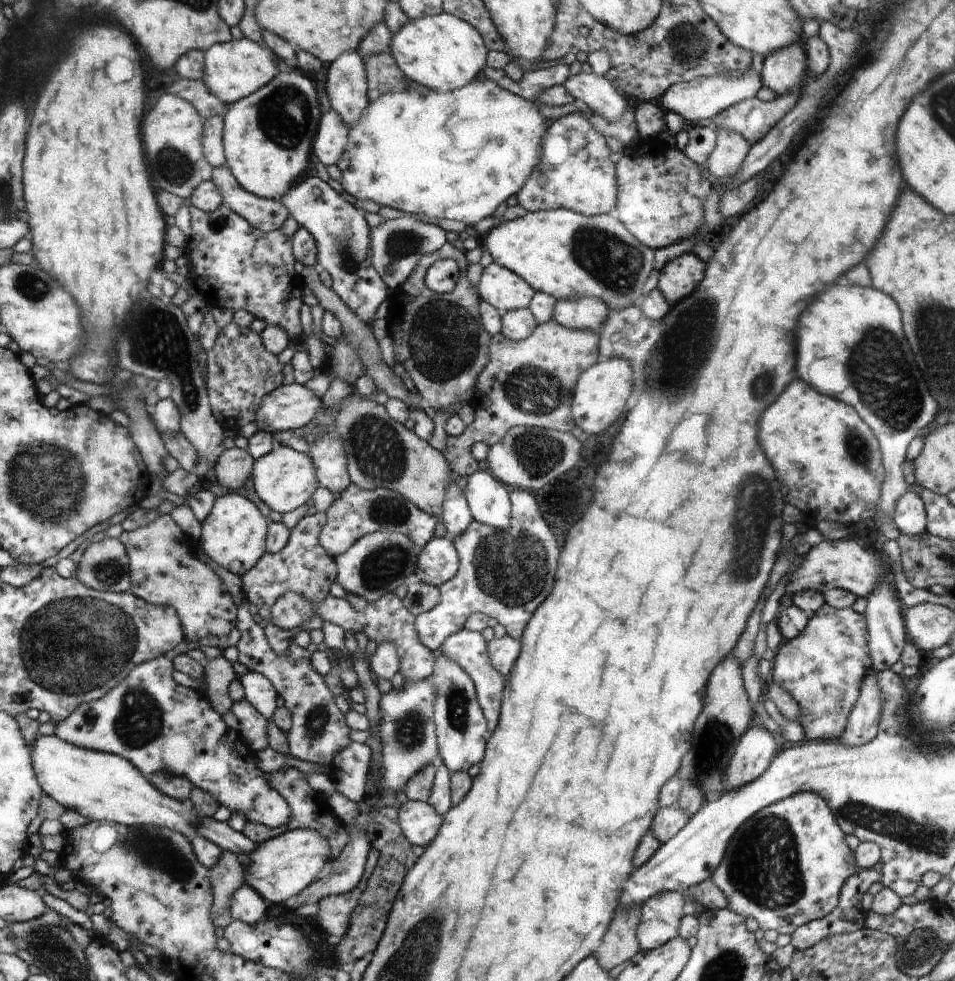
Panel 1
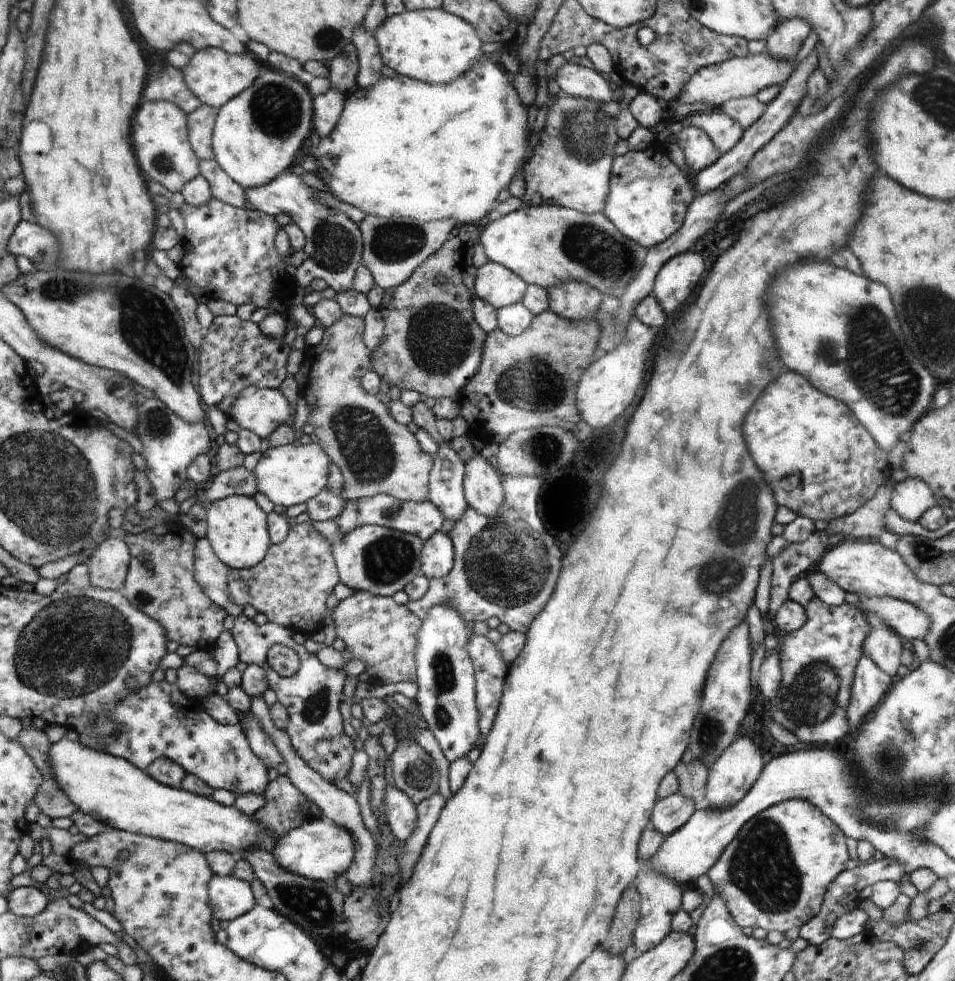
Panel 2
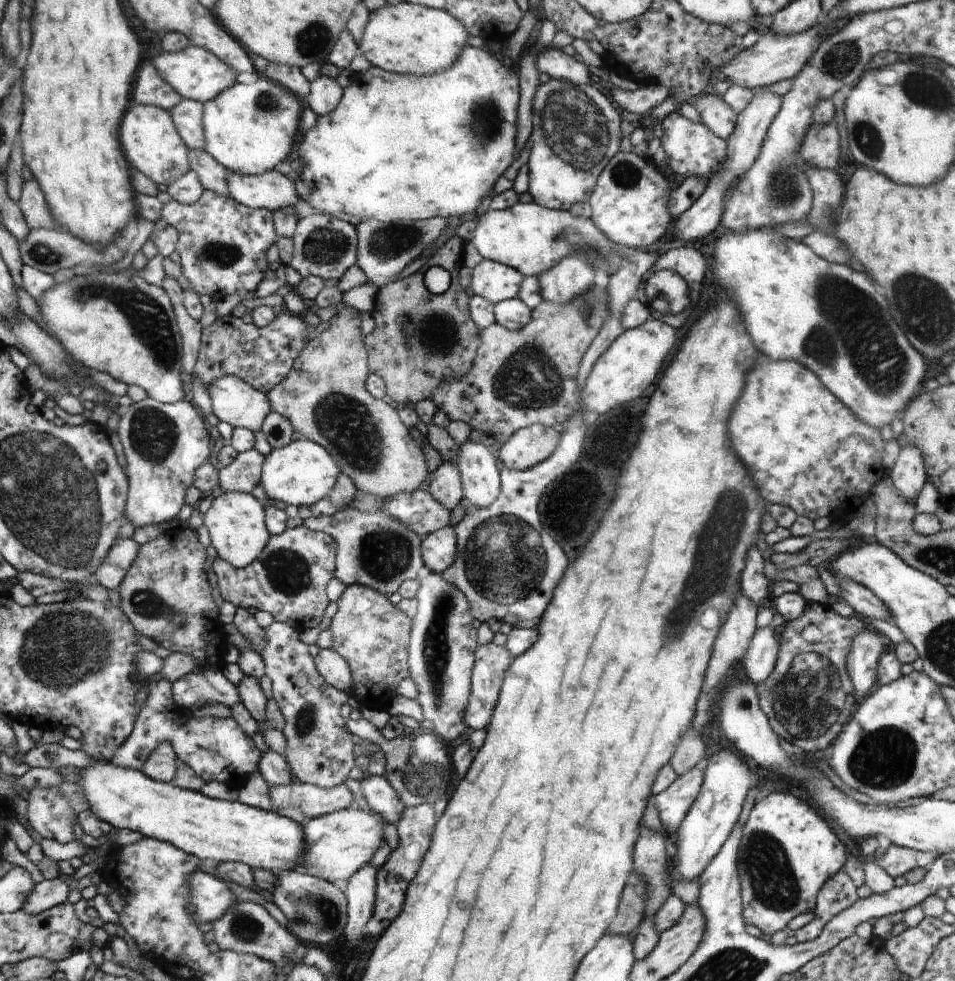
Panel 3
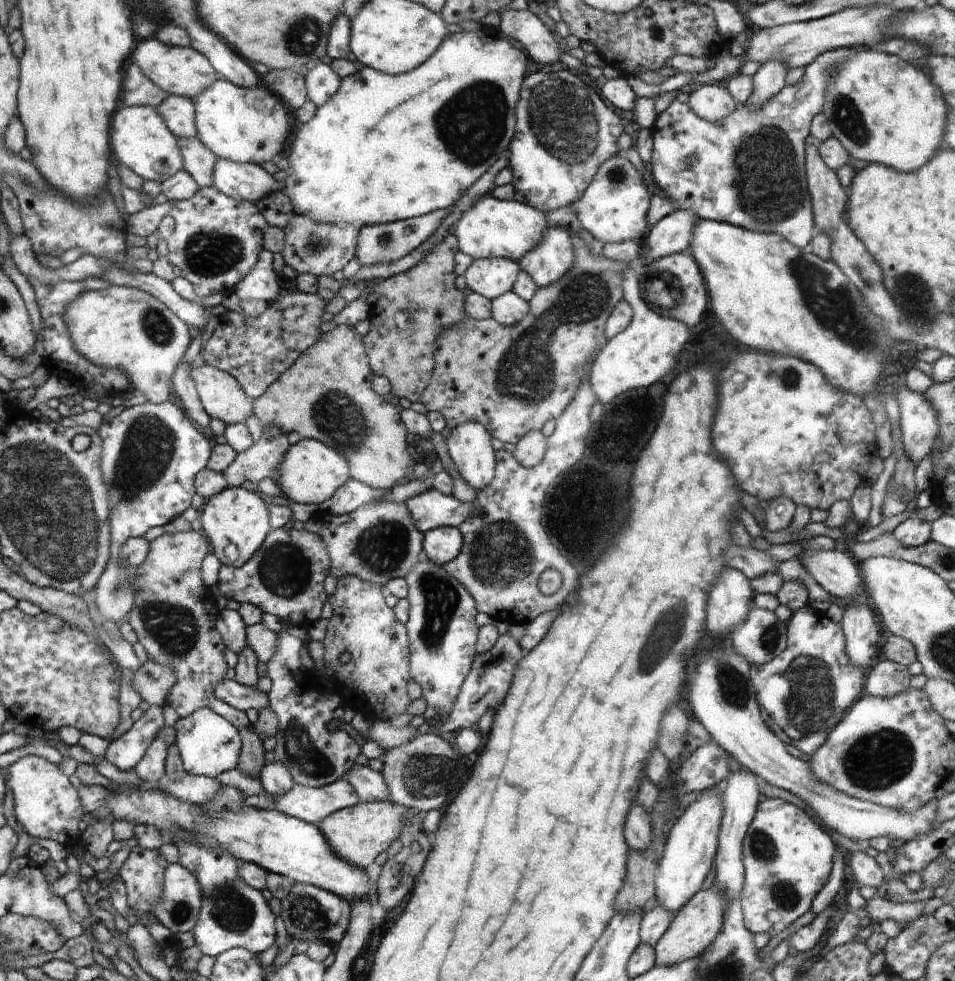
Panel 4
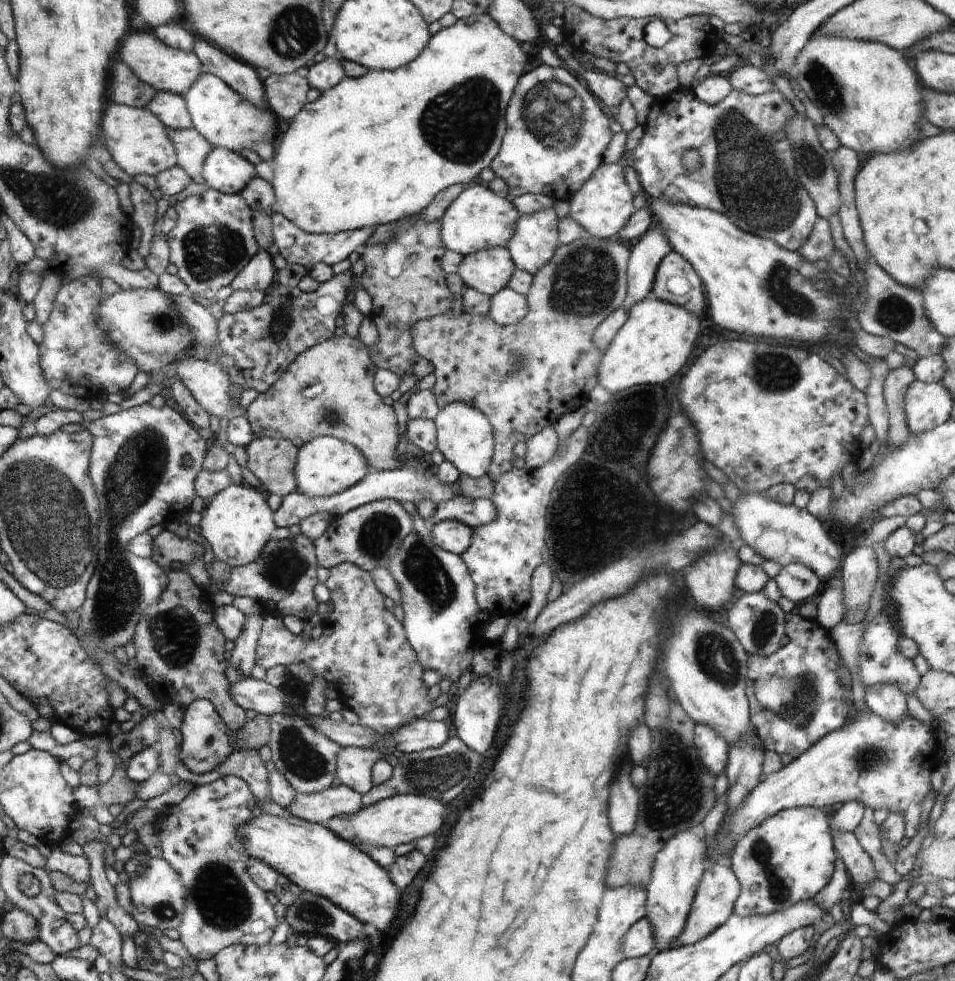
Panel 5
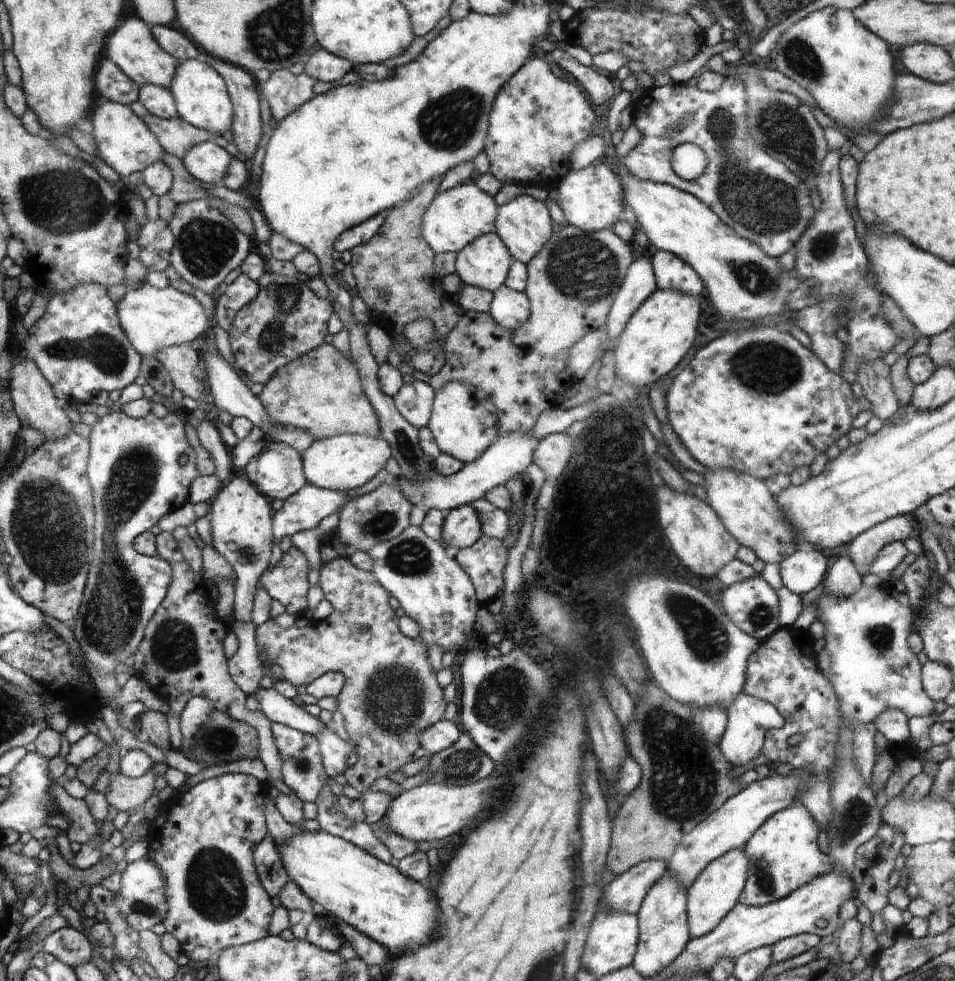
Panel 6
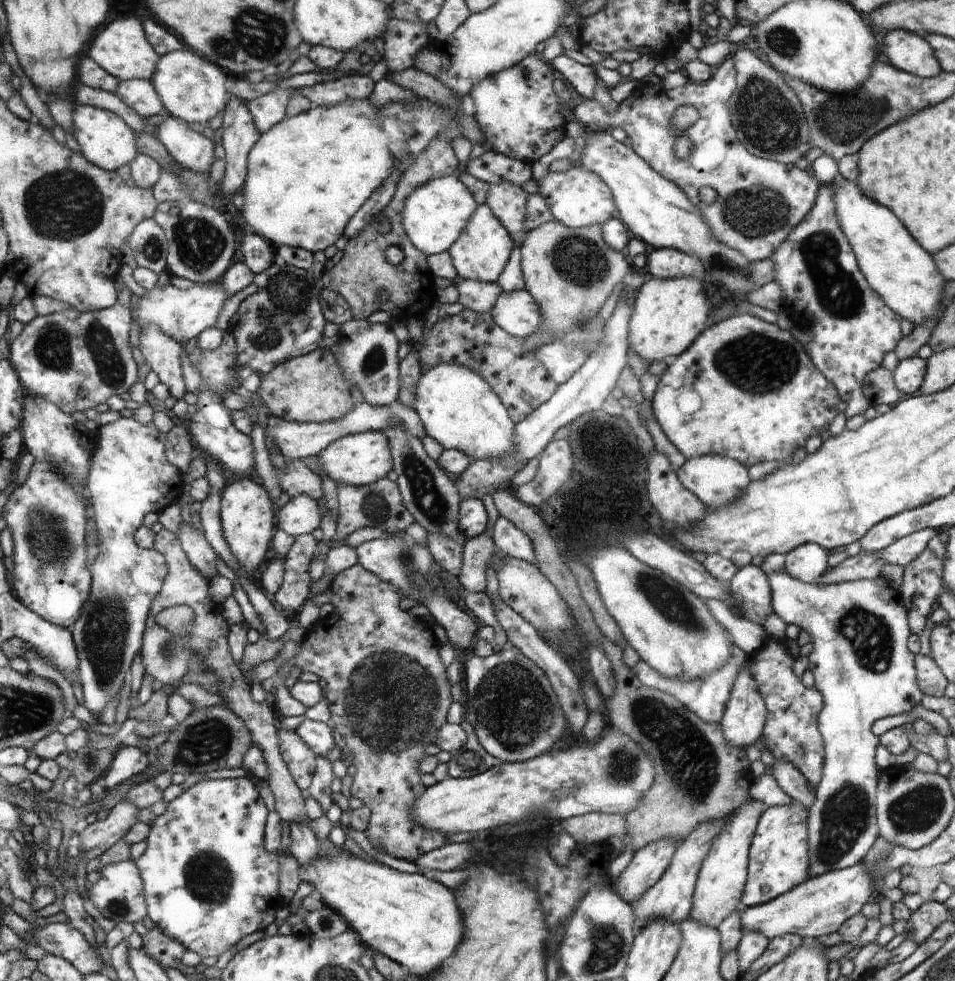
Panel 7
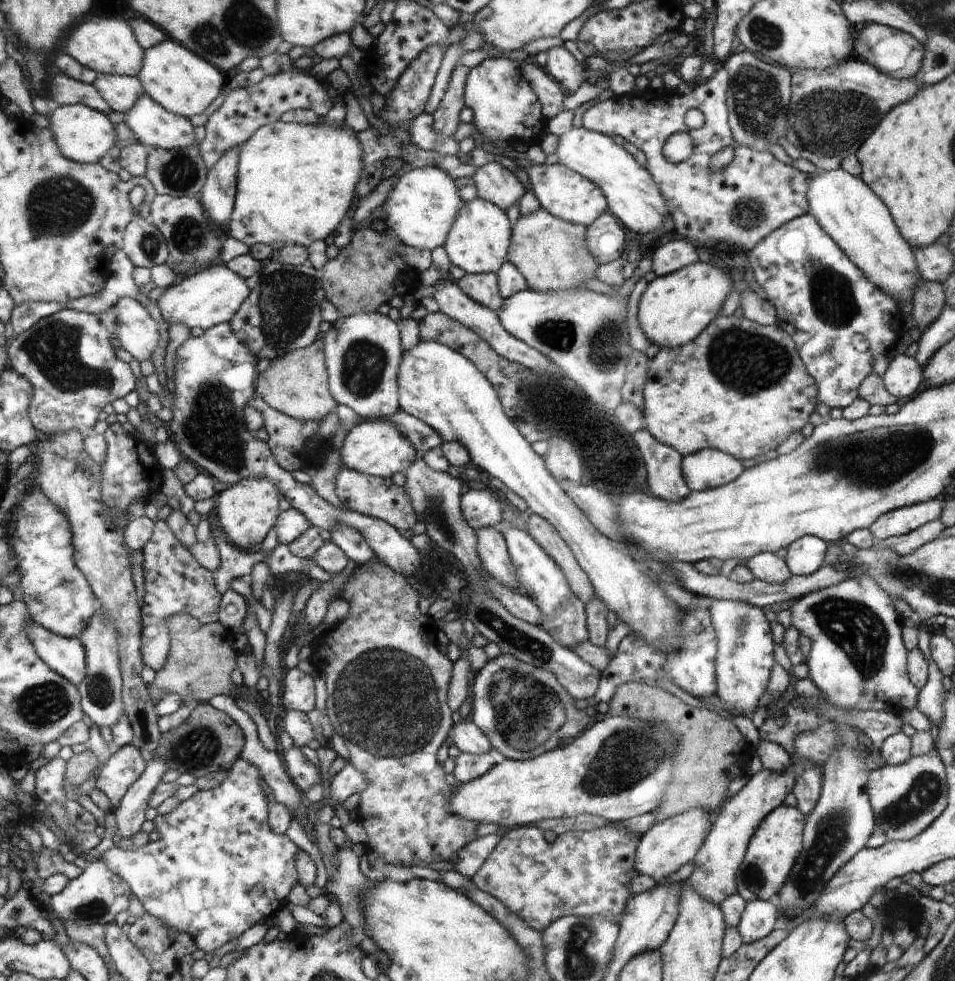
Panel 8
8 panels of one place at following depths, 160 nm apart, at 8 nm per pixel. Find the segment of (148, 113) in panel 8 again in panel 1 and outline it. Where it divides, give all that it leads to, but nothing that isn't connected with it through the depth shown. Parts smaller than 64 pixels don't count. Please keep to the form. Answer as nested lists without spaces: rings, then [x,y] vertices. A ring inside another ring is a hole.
[[[310,173],[304,180],[295,184],[294,188],[278,201],[282,201],[299,226],[306,228],[314,237],[318,267],[326,270],[332,277],[332,290],[360,320],[370,326],[370,320],[376,320],[387,310],[389,285],[373,267],[370,255],[372,229],[364,218],[363,211],[346,201],[315,173]]]

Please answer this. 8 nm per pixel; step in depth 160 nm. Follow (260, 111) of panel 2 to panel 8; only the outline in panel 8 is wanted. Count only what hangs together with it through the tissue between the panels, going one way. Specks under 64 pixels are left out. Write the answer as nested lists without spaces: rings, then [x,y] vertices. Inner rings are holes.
[[[170,38],[145,50],[144,66],[137,77],[145,87],[145,94],[162,108],[188,118],[202,114],[224,86],[224,78],[213,64]]]

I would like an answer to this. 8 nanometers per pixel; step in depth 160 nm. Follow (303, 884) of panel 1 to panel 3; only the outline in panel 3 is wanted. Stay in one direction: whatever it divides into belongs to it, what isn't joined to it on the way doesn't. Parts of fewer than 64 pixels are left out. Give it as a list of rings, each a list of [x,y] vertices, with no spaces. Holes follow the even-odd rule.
[[[357,807],[309,819],[302,825],[306,836],[306,856],[296,870],[332,884],[336,880],[350,879],[369,863],[374,851],[383,841],[383,822],[385,821],[378,813],[368,813]]]

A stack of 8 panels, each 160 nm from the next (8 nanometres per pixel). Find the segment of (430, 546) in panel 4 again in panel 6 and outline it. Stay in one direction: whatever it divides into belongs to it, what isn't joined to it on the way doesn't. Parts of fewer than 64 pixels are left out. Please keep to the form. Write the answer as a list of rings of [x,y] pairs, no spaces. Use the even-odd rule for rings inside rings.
[[[471,505],[460,506],[446,513],[442,540],[460,550],[472,546],[483,536],[478,512]]]

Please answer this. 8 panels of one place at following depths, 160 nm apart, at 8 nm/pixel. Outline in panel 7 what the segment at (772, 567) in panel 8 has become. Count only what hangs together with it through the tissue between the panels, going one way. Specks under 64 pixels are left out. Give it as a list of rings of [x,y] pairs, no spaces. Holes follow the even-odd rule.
[[[783,569],[768,574],[767,578],[774,613],[786,625],[794,624],[812,638],[808,669],[814,676],[814,688],[822,694],[825,702],[818,720],[825,744],[824,775],[815,790],[813,807],[807,813],[808,879],[816,878],[826,872],[861,863],[873,849],[880,827],[876,826],[878,768],[874,762],[878,738],[870,732],[870,728],[878,718],[911,712],[912,708],[921,704],[923,693],[917,677],[916,656],[908,645],[912,634],[902,596],[894,590],[892,600],[892,588],[884,578],[823,585],[801,582]]]

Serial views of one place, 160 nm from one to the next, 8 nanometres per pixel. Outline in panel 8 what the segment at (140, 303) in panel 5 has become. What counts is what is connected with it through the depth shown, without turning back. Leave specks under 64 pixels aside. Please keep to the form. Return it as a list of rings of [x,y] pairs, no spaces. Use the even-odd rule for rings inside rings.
[[[210,264],[188,278],[184,278],[179,284],[169,286],[156,300],[162,318],[168,323],[180,323],[190,330],[205,331],[210,327],[216,327],[220,322],[229,322],[242,308],[251,290],[246,281],[234,271],[222,264]]]

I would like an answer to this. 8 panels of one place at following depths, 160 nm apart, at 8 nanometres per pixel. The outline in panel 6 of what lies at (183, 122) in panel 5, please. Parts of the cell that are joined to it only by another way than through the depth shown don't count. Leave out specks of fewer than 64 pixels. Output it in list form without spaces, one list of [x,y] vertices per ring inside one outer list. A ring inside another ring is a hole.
[[[141,85],[140,100],[138,101],[148,112],[162,119],[175,119],[180,116],[170,88],[162,88],[158,85]]]

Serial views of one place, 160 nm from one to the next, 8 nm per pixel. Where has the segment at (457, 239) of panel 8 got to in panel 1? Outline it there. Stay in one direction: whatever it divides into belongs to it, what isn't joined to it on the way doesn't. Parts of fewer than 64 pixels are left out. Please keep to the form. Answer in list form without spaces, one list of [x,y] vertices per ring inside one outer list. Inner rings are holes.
[[[494,262],[483,268],[477,287],[482,300],[496,308],[500,315],[516,309],[528,309],[537,294],[533,285],[517,273]]]

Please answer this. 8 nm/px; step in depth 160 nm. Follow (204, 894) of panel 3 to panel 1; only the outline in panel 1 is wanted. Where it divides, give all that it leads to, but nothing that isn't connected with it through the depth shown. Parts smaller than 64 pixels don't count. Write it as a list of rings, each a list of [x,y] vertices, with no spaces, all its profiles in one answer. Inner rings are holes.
[[[247,884],[236,889],[231,896],[230,912],[234,921],[256,924],[266,917],[267,908],[264,898]]]

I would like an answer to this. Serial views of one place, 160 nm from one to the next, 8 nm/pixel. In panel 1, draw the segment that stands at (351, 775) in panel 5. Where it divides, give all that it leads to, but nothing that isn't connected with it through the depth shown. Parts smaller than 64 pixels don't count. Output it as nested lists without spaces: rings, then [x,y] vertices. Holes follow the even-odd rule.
[[[409,800],[399,808],[399,823],[412,844],[426,848],[438,834],[443,815],[439,815],[428,802]]]

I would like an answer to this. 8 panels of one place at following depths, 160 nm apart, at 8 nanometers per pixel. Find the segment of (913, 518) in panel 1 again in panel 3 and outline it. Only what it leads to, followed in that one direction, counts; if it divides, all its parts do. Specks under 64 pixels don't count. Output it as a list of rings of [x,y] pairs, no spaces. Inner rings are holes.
[[[915,445],[901,447],[900,455],[891,470],[891,479],[902,497],[915,502],[928,480],[925,460],[918,447]]]

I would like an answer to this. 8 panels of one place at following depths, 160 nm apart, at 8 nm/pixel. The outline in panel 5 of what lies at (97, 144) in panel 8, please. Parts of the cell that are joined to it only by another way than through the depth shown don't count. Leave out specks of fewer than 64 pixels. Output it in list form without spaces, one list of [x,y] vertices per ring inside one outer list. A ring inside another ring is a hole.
[[[112,102],[105,111],[101,139],[124,172],[131,177],[136,174],[150,174],[155,177],[166,169],[178,166],[177,151],[173,147],[173,141],[169,139],[168,128],[148,107],[129,107]]]

